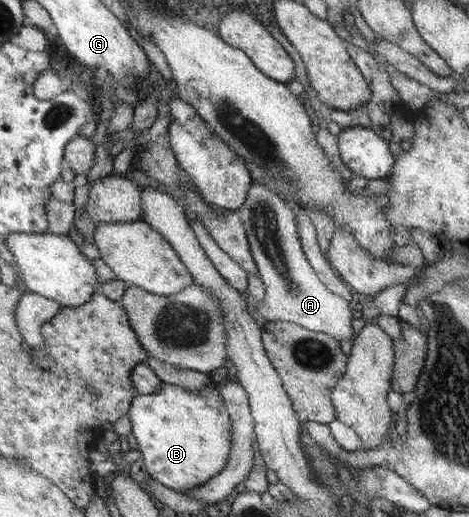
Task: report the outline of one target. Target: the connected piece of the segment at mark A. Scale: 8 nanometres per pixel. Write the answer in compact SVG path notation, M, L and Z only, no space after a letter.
M253 181L245 198L245 203L237 211L246 231L258 275L265 284L265 297L263 297L263 301L257 303L254 316L261 322L289 322L308 330L323 332L339 342L352 339L355 332L353 332L351 324L353 311L349 306L349 302L329 291L329 288L321 282L315 270L309 265L305 252L301 247L299 228L297 228L297 214L293 214L293 208L289 208L289 205L285 203L279 194L270 191L263 184Z

